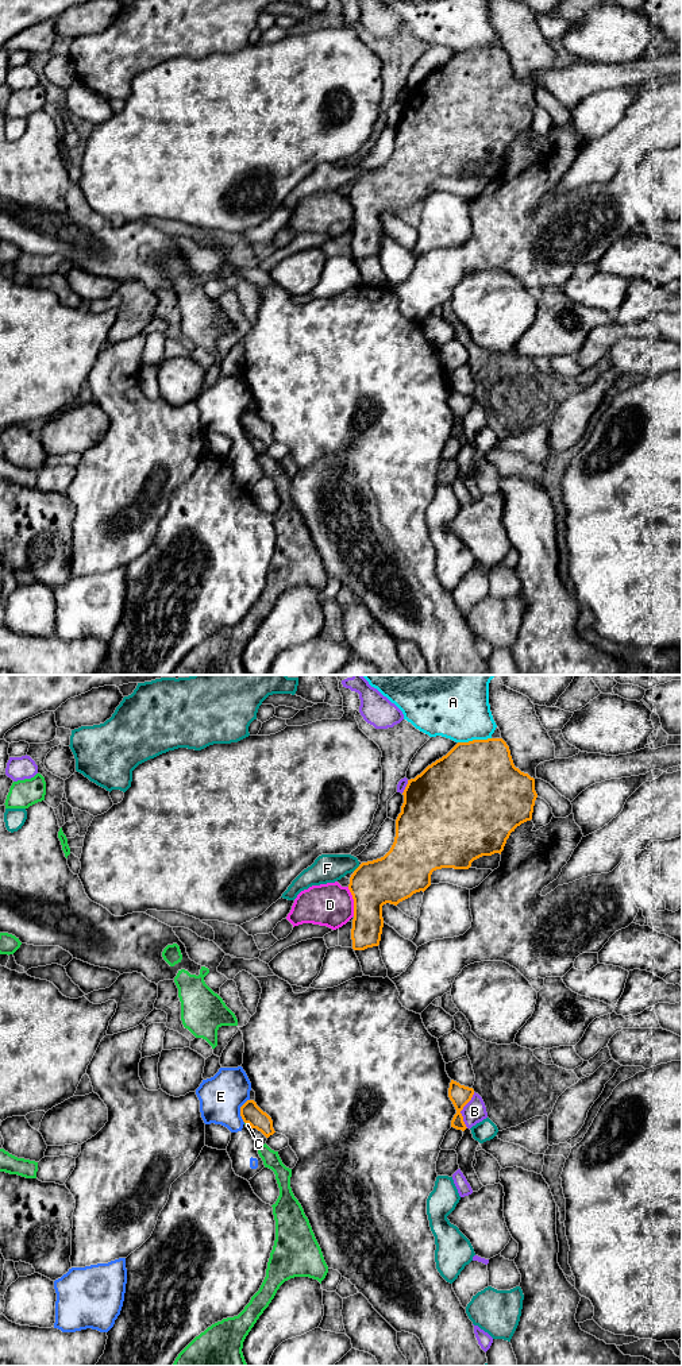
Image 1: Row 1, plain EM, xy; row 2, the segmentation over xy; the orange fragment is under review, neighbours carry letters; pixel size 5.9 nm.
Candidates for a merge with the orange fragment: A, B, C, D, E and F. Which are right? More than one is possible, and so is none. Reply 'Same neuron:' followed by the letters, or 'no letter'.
Same neuron: no letter

